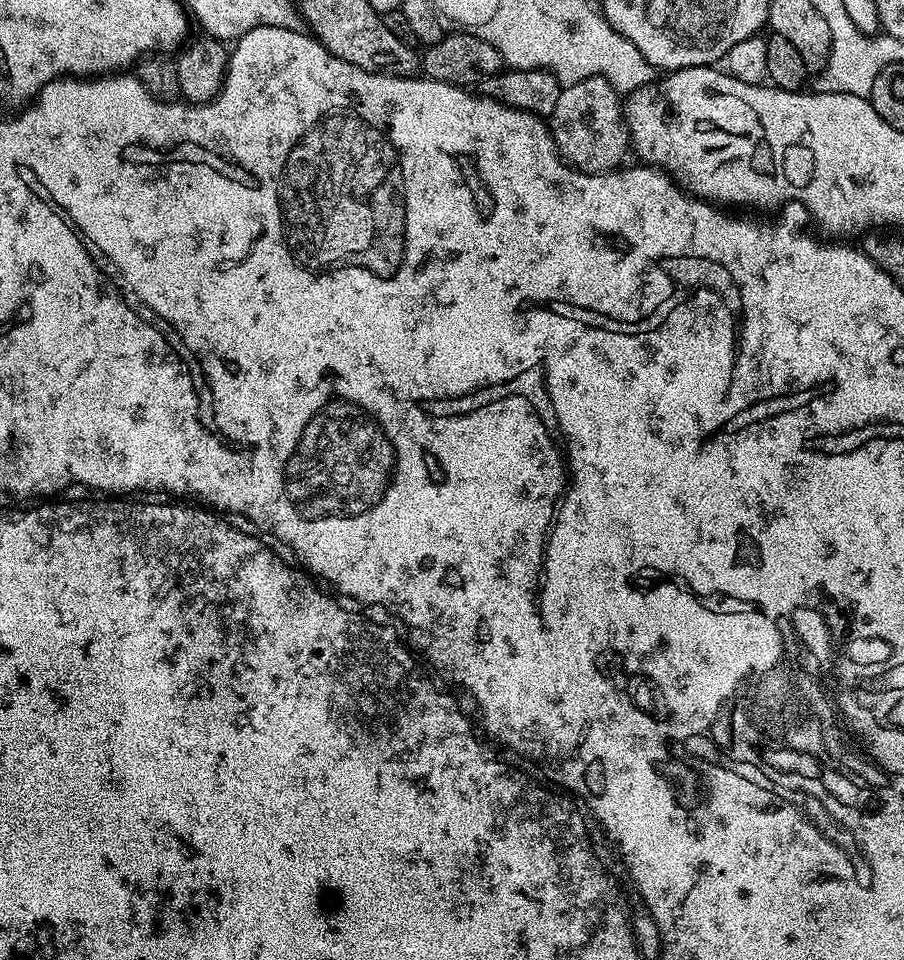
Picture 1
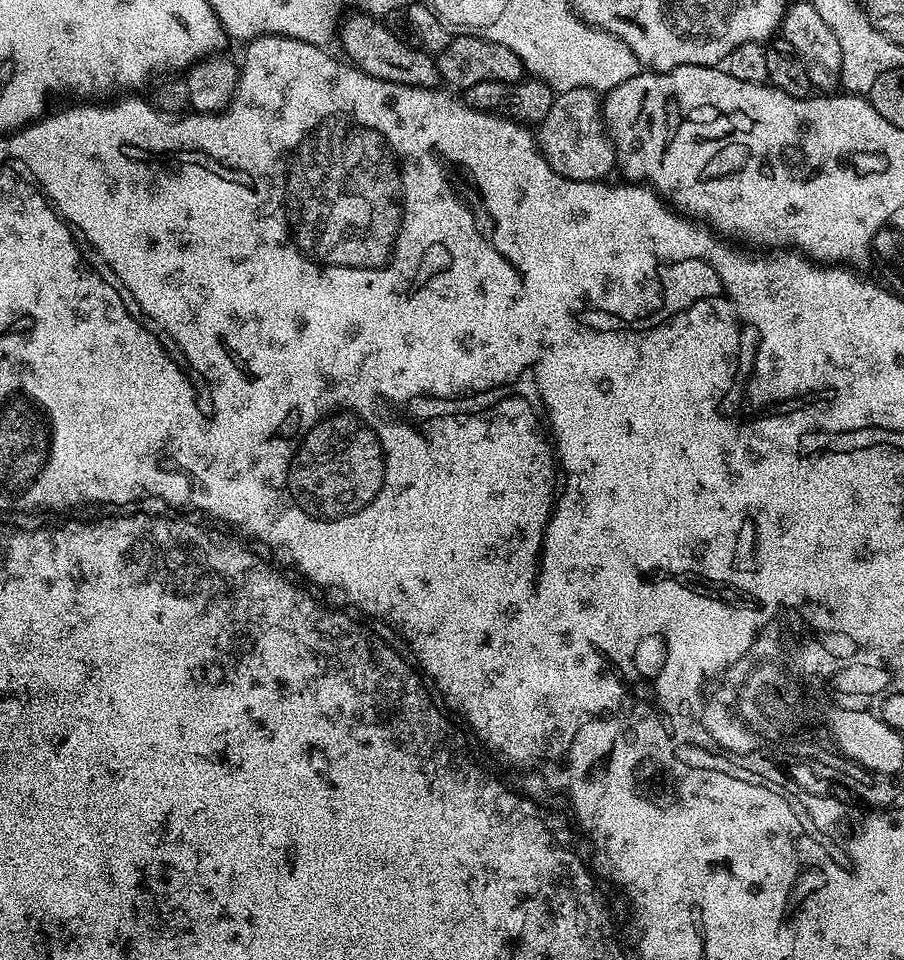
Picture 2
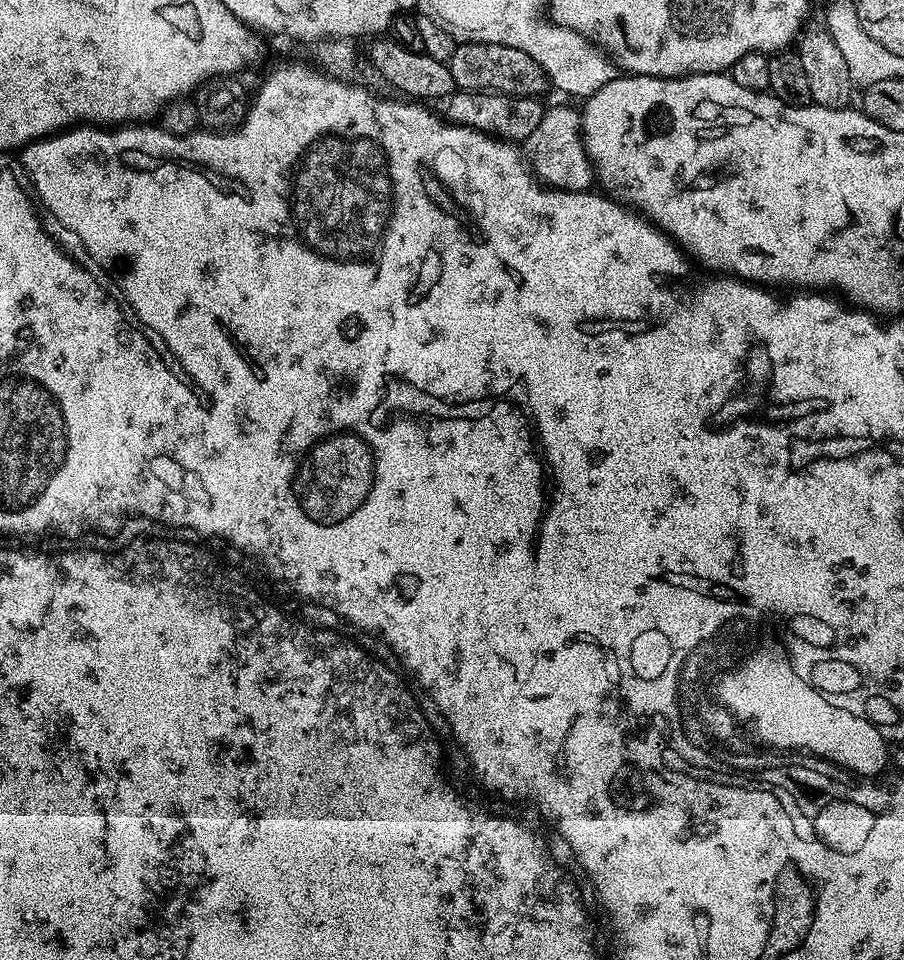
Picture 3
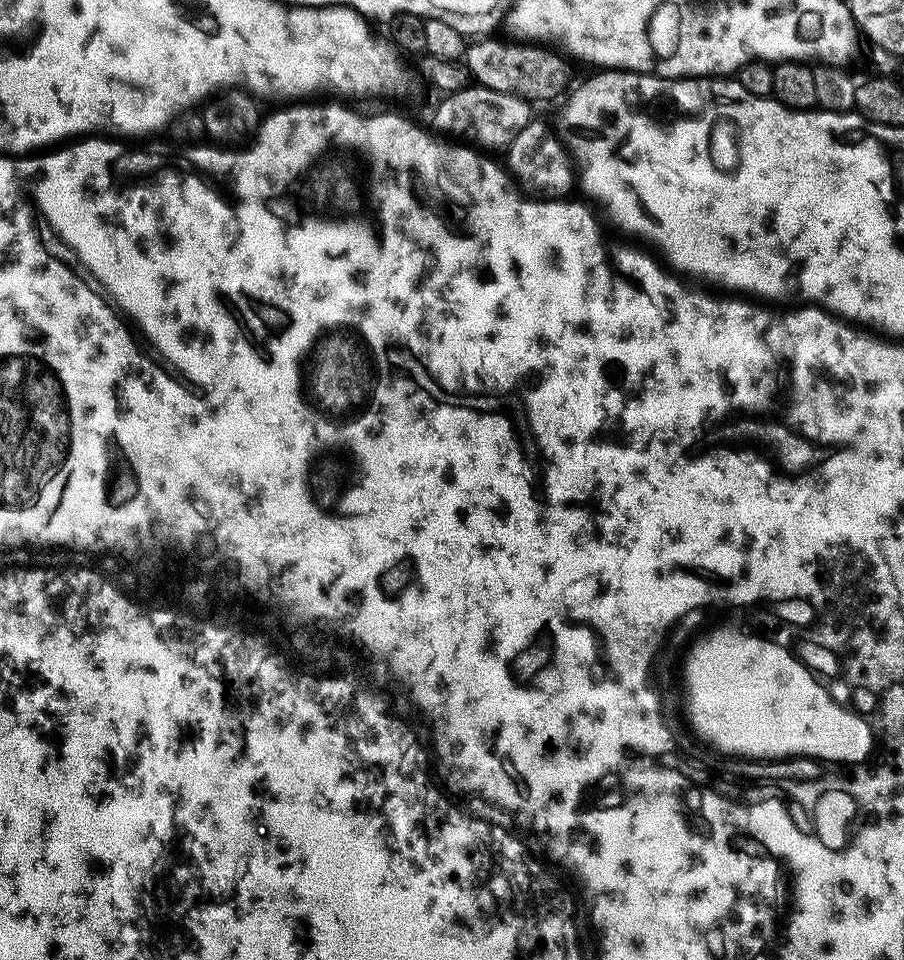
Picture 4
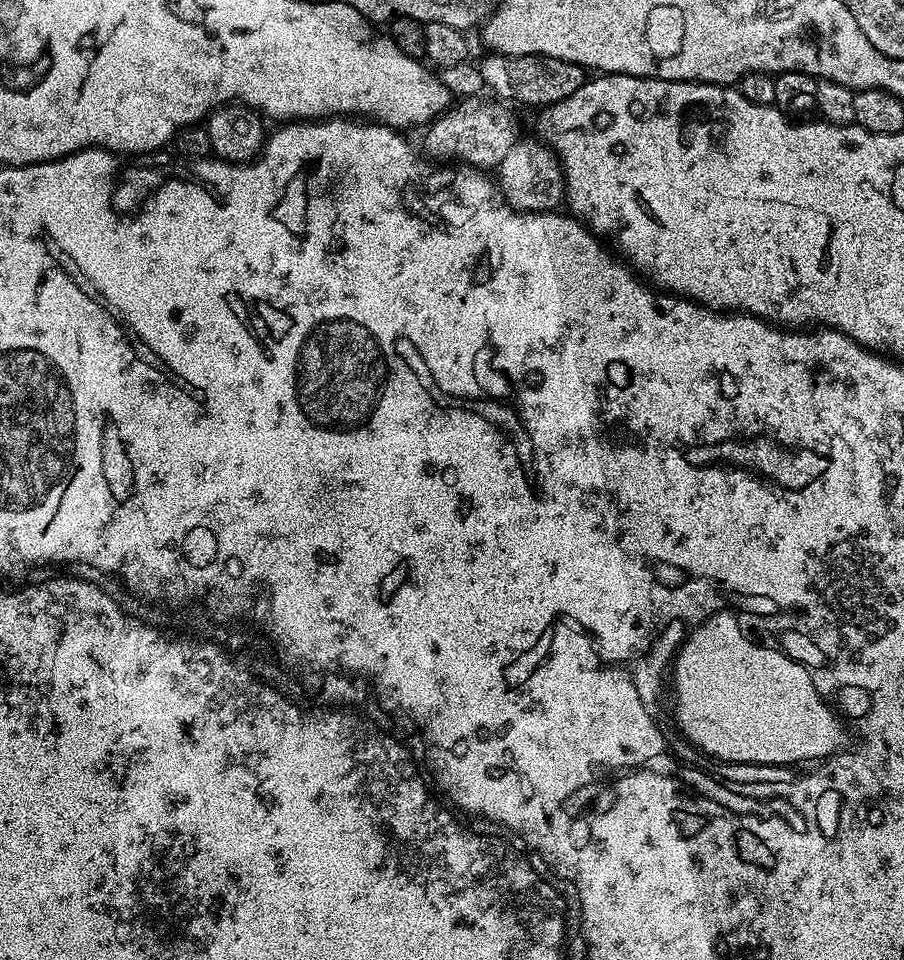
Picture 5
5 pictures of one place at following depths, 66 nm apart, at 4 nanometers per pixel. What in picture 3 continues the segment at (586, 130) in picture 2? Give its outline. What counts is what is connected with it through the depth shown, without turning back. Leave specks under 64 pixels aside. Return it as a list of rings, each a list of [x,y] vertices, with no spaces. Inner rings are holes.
[[[556,104],[545,107],[542,122],[538,122],[534,134],[523,141],[523,151],[536,179],[550,188],[564,188],[568,192],[587,192],[594,184],[594,165],[584,147],[582,112],[579,107]]]

